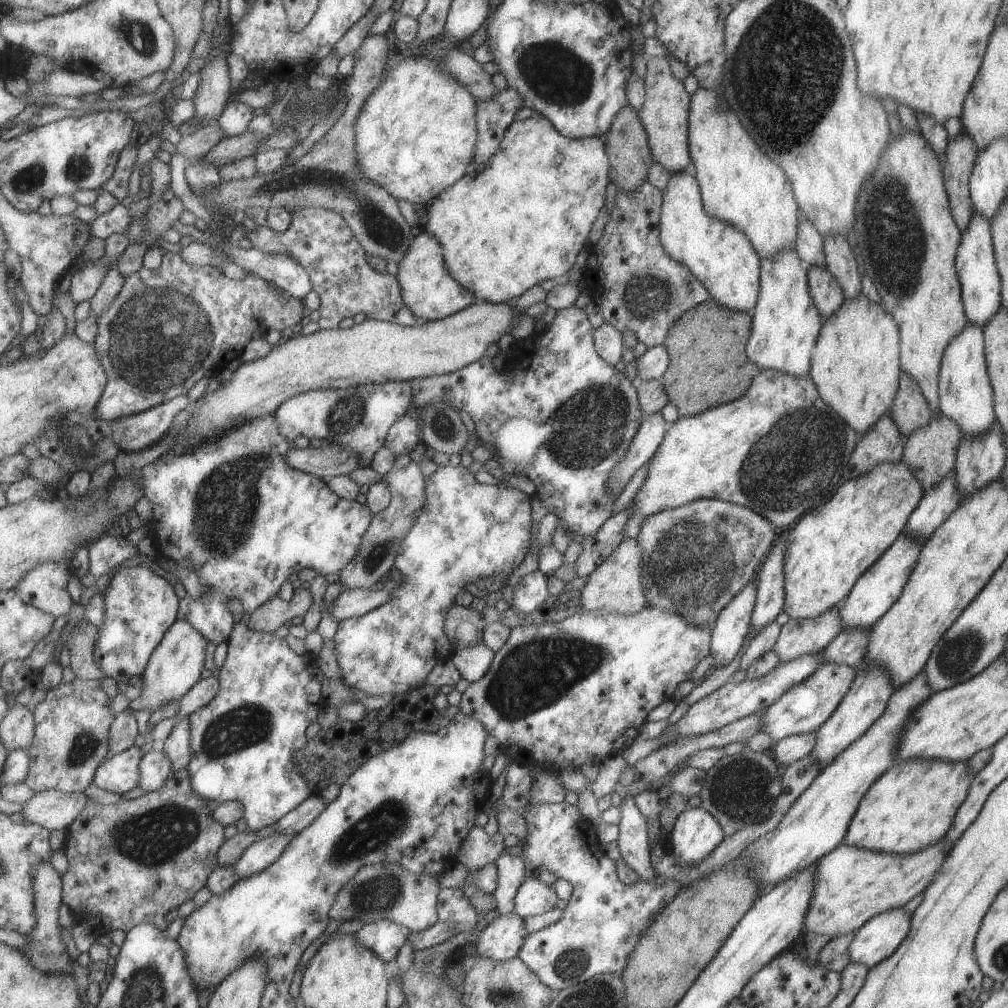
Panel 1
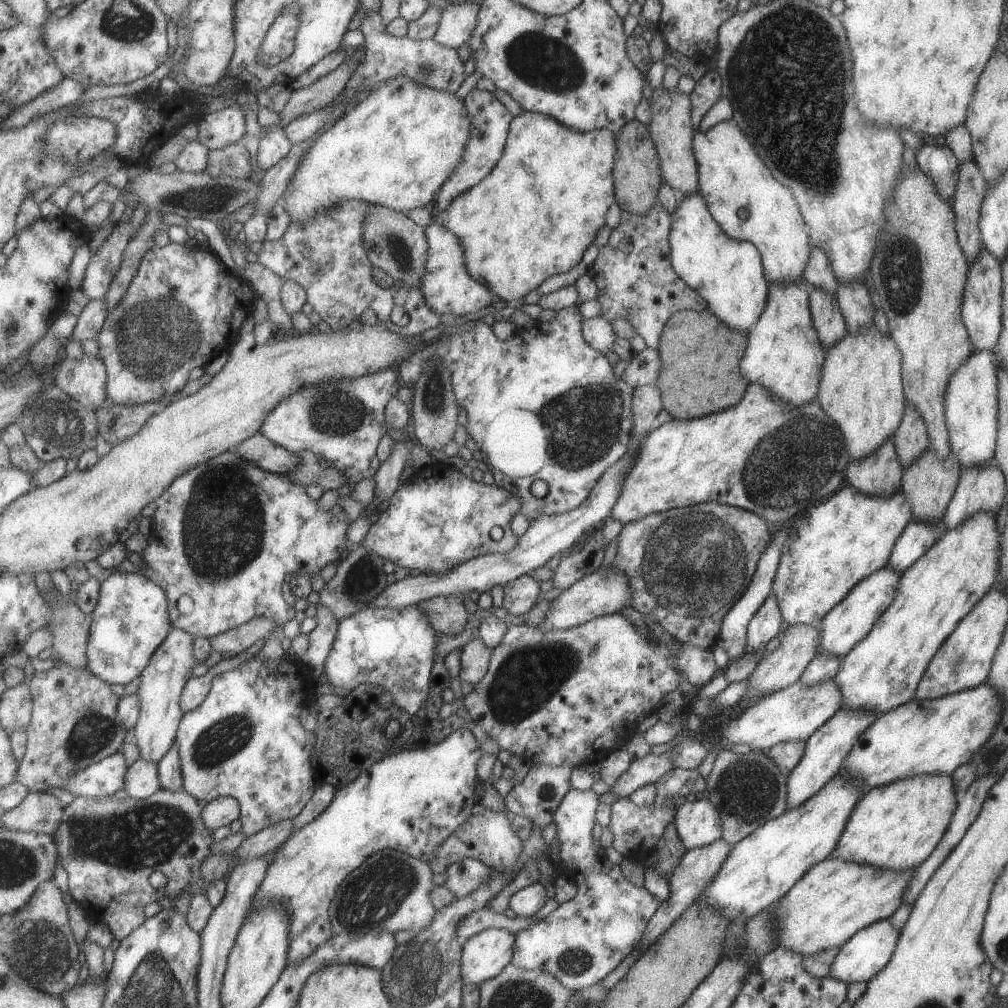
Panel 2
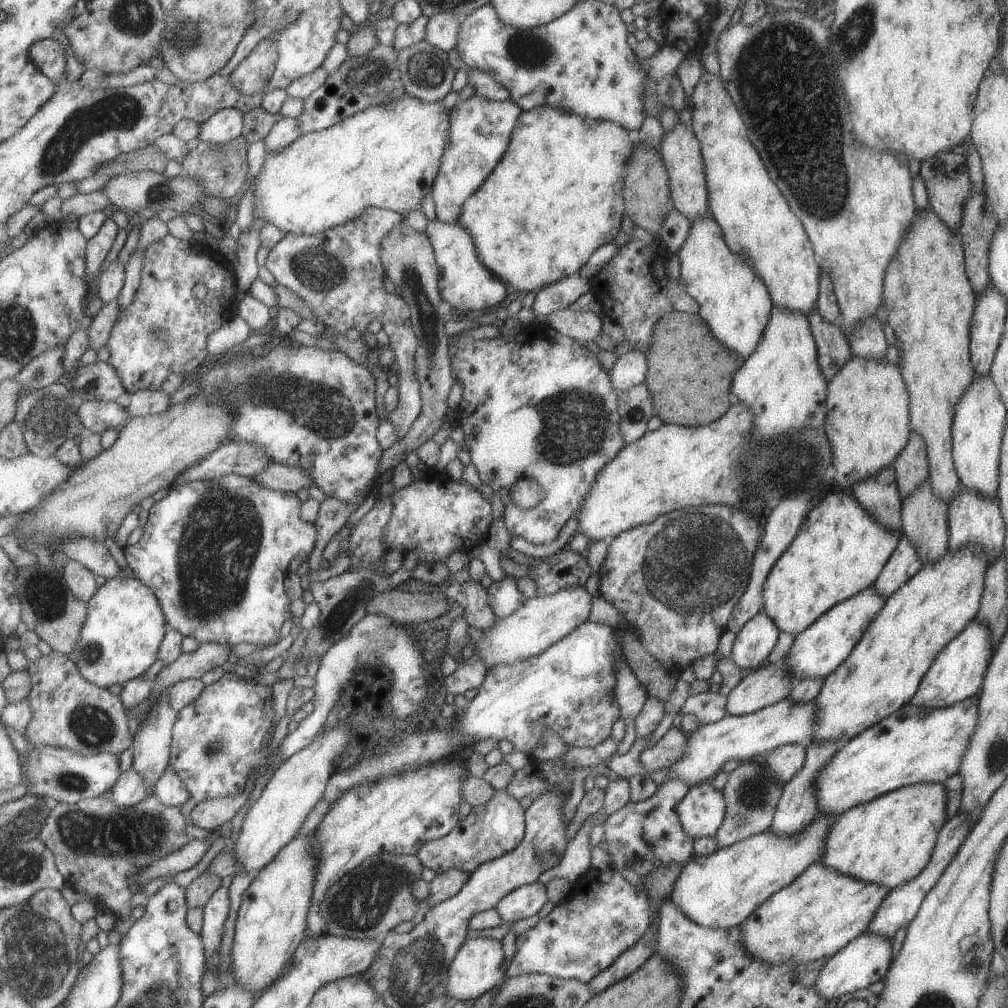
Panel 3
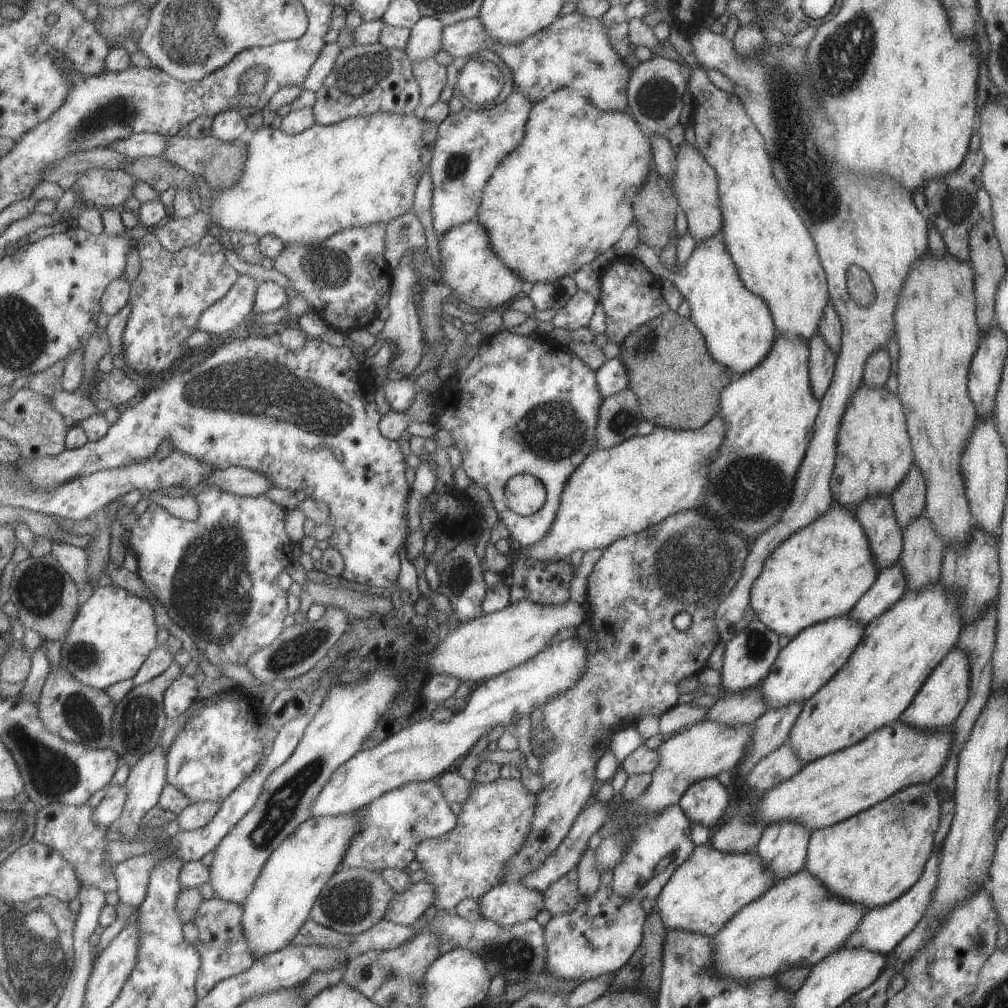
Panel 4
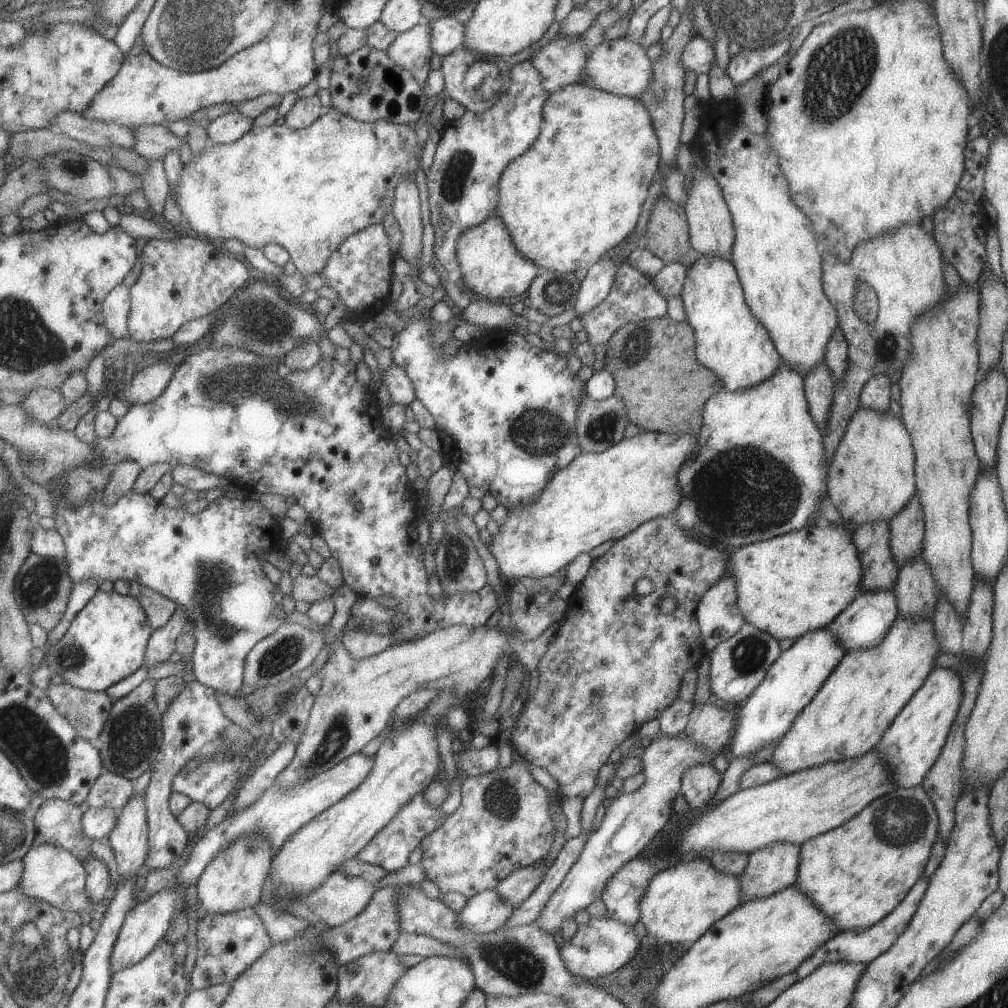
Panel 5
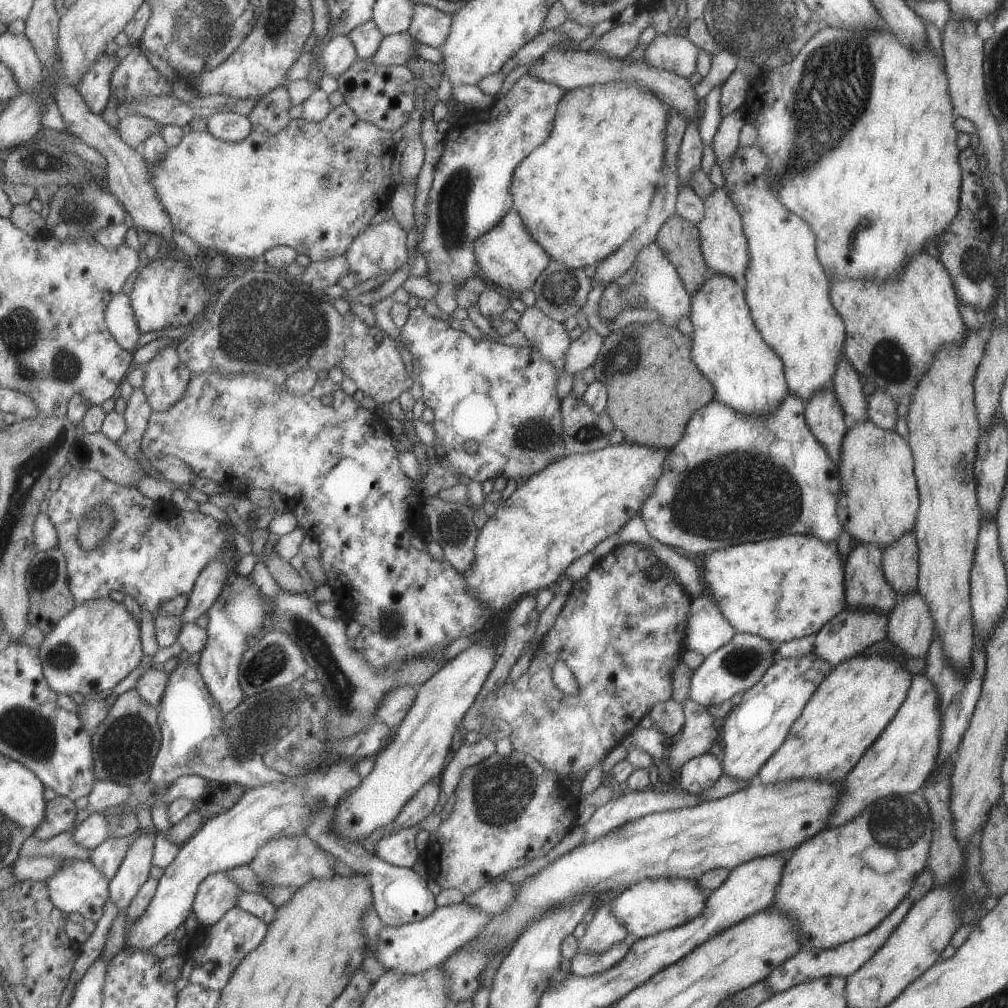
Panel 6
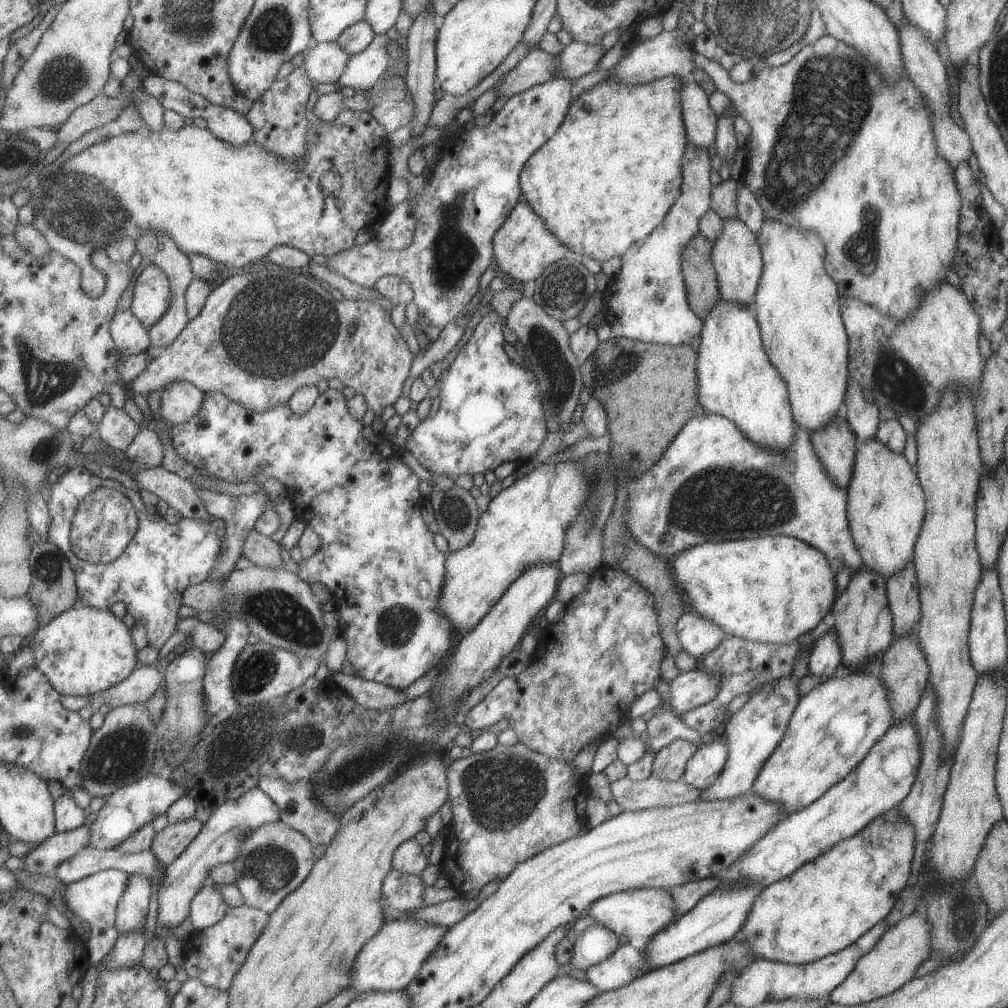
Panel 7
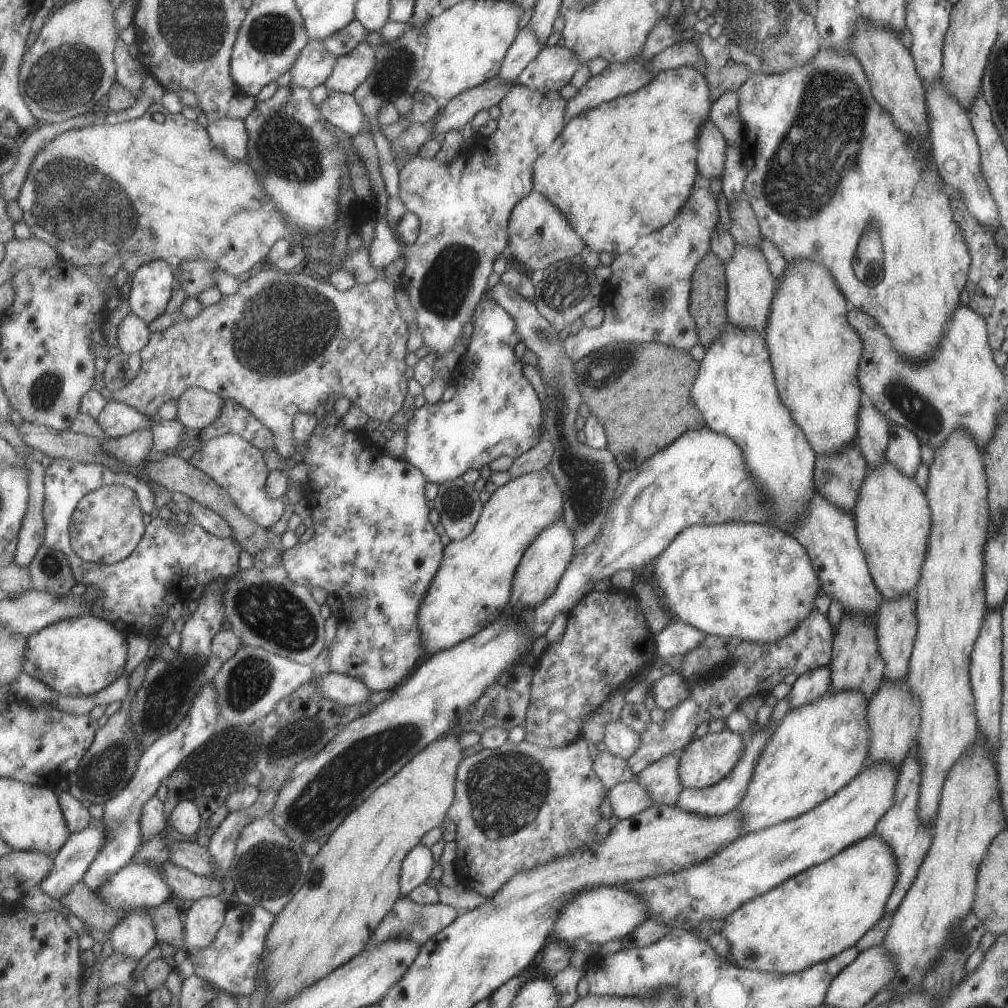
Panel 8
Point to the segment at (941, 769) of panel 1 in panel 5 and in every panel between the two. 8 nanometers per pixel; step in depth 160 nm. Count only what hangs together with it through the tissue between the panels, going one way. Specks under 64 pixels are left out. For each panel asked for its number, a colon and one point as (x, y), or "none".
2: (895, 826)
3: (888, 841)
4: (874, 856)
5: (856, 874)

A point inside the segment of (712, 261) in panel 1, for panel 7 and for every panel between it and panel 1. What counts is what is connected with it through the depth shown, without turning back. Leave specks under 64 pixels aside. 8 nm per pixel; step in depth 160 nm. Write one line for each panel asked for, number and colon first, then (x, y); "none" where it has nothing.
2: (726, 273)
3: (735, 305)
4: (737, 327)
5: (728, 339)
6: (746, 375)
7: (736, 380)

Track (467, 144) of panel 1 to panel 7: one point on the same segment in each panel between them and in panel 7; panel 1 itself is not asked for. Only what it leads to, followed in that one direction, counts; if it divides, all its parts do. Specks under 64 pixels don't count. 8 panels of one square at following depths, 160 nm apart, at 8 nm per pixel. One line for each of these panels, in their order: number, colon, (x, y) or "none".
2: (401, 141)
3: (386, 157)
4: (301, 188)
5: (306, 190)
6: (311, 187)
7: (233, 204)

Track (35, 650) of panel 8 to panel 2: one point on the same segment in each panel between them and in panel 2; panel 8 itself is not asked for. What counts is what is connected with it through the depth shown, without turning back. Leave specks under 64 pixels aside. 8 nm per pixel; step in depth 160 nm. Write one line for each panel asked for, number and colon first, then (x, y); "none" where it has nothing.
2: (132, 620)
3: (121, 640)
4: (115, 631)
5: (108, 641)
6: (98, 644)
7: (85, 650)

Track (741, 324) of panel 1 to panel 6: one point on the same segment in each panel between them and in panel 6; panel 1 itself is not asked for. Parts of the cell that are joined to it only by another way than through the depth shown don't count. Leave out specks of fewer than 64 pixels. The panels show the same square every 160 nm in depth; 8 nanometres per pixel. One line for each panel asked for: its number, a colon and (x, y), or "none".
2: (700, 355)
3: (689, 376)
4: (677, 382)
5: (664, 388)
6: (651, 382)

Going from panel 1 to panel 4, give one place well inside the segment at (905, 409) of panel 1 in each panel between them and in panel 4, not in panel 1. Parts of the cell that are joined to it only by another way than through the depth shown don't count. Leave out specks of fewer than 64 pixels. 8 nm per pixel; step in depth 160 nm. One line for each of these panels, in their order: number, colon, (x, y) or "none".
2: (910, 439)
3: (911, 467)
4: (907, 500)

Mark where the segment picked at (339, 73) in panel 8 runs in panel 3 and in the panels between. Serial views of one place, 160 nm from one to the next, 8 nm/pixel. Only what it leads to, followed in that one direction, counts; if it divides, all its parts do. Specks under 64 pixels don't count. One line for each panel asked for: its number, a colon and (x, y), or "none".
3: (441, 30)
4: (425, 35)
5: (411, 49)
6: (397, 49)
7: (362, 70)

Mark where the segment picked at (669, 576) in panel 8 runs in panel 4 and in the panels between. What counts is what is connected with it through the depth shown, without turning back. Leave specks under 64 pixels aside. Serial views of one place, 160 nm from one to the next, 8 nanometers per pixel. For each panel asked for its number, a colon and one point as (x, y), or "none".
4: (819, 572)
5: (788, 585)
6: (782, 588)
7: (773, 589)

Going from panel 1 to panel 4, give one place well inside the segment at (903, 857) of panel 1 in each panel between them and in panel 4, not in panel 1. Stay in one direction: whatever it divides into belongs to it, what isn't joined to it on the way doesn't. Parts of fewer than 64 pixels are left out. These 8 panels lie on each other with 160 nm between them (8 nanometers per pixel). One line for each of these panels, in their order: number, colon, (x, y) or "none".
2: (835, 898)
3: (813, 917)
4: (797, 922)

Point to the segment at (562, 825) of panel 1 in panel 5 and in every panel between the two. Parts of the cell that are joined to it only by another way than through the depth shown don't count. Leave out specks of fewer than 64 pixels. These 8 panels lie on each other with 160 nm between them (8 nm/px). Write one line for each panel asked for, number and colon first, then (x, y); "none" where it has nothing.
2: (582, 940)
3: (604, 916)
4: (598, 936)
5: (600, 946)

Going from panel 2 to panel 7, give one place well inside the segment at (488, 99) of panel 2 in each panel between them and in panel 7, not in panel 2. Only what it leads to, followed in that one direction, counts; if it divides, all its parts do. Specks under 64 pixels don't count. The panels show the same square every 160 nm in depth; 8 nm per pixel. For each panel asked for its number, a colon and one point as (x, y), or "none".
3: (479, 130)
4: (470, 143)
5: (471, 151)
6: (469, 193)
7: (474, 185)

